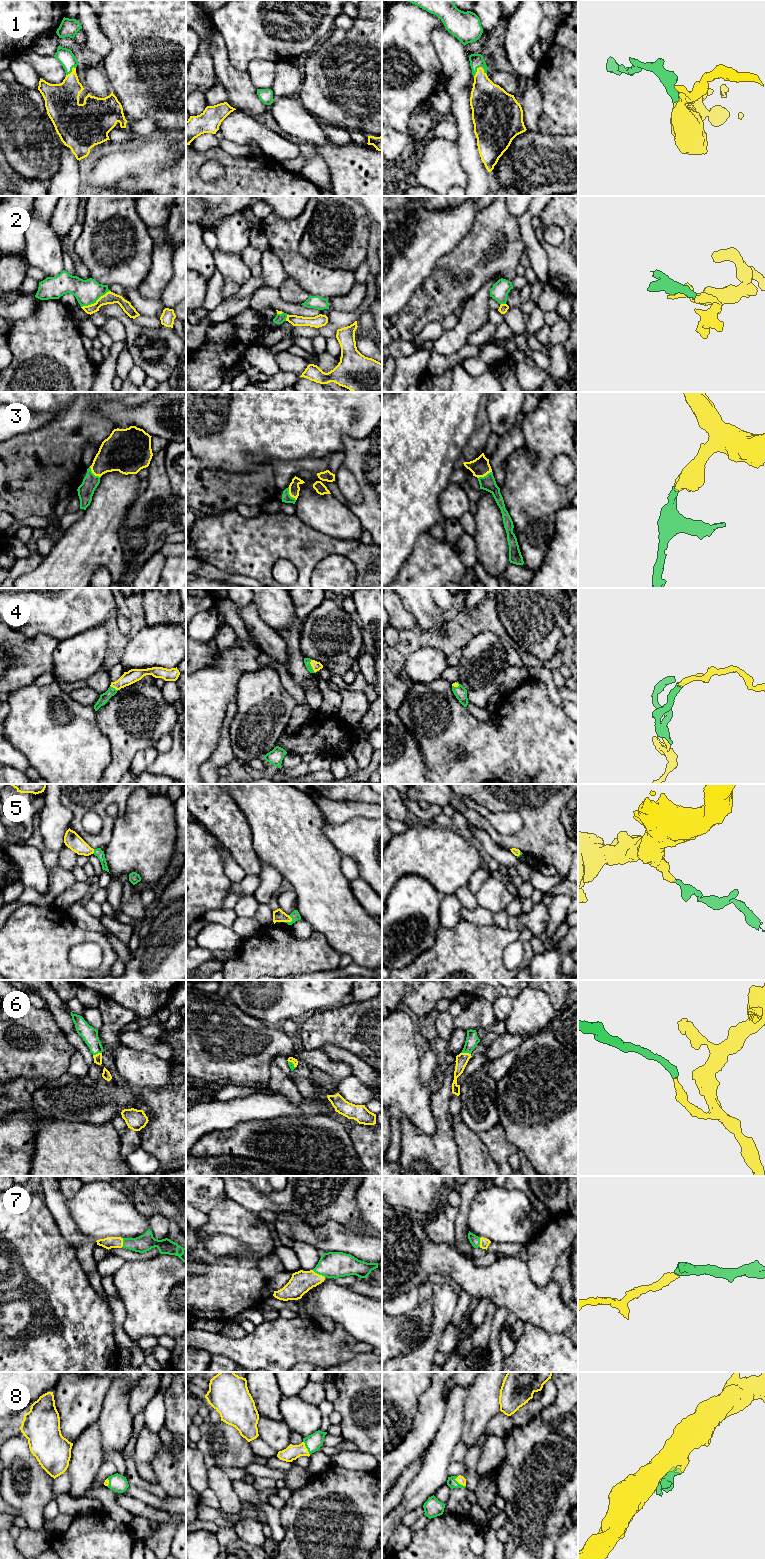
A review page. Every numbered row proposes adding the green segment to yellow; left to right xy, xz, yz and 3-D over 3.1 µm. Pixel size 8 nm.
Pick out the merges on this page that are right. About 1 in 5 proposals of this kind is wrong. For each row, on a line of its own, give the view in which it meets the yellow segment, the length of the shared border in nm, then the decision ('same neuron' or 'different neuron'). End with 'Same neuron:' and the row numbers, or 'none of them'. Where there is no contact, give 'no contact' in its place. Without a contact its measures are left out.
1: meets yellow in yz; contact 110 nm long; same neuron
2: meets yellow in xy; contact 280 nm long; different neuron
3: meets yellow in xz; contact 120 nm long; same neuron
4: meets yellow in xz; contact 120 nm long; same neuron
5: meets yellow in xz; contact 70 nm long; same neuron
6: meets yellow in yz; contact 80 nm long; same neuron
7: meets yellow in xz; contact 120 nm long; same neuron
8: meets yellow in yz; contact 110 nm long; same neuron
Same neuron: 1, 3, 4, 5, 6, 7, 8

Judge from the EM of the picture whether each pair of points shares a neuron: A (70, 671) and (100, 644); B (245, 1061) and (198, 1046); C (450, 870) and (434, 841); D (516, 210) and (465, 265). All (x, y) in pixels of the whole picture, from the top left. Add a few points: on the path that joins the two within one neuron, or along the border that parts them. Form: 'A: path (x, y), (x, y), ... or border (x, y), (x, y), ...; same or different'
A: path (77, 664), (93, 648); same
B: path (233, 1049), (231, 1047), (210, 1045); same
C: path (447, 863), (434, 848); same
D: border (506, 206), (507, 210), (516, 217); different

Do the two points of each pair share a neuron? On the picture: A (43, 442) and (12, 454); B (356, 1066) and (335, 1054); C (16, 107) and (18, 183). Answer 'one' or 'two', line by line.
A: one
B: one
C: two

